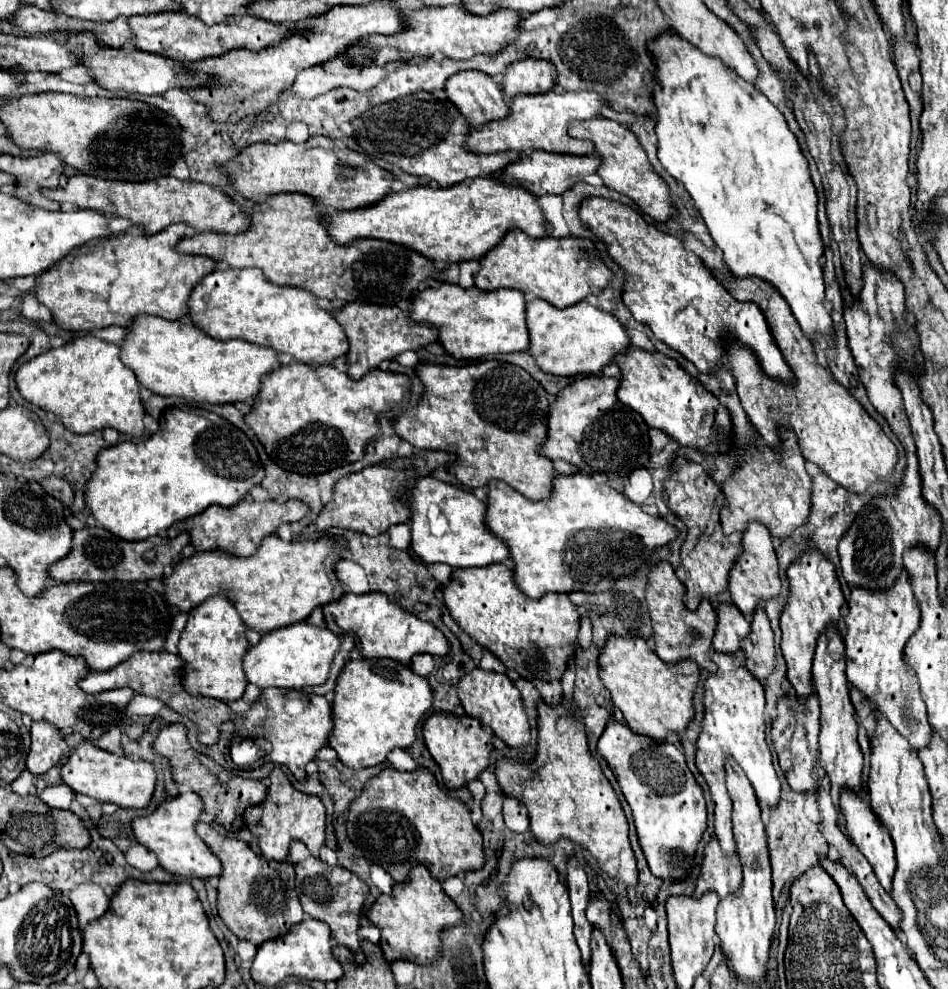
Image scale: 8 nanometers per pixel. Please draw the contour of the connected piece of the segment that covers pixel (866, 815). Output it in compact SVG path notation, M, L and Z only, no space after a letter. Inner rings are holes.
M843 789L843 793L839 795L839 805L841 805L841 813L845 817L845 829L849 839L855 843L855 847L865 855L865 859L871 863L879 883L885 887L885 891L889 891L891 887L891 879L895 873L895 849L891 843L891 837L887 835L885 827L881 825L879 817L873 815L873 811L869 809L869 805L851 789Z

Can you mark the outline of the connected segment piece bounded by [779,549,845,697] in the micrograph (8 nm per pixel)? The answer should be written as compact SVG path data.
M807 549L789 565L787 581L789 581L789 597L779 617L779 625L783 631L781 651L787 663L789 683L795 687L799 697L805 697L811 693L811 661L813 661L817 637L821 631L827 629L829 623L837 625L841 617L839 611L845 599L835 573L835 565L815 549Z

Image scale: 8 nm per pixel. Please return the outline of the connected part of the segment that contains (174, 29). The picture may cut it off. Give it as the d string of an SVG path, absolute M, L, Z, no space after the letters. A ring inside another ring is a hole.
M171 11L171 13L131 17L129 27L131 27L131 33L133 33L131 45L135 49L147 51L147 53L159 53L159 55L175 59L179 63L191 63L191 61L199 61L199 59L205 59L205 57L223 55L223 53L227 53L231 49L237 49L237 47L247 47L251 51L261 51L261 49L269 47L271 43L275 43L279 39L285 39L285 35L291 33L291 27L273 25L269 21L251 17L249 13L209 27L199 19L193 19L193 17L185 15L183 11L179 11L179 13Z

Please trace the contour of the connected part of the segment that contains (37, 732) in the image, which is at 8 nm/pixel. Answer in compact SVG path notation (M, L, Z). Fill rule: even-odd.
M33 723L31 727L31 749L27 755L27 771L33 775L43 775L51 767L59 765L63 751L59 749L59 741L63 735L51 727L49 723Z

